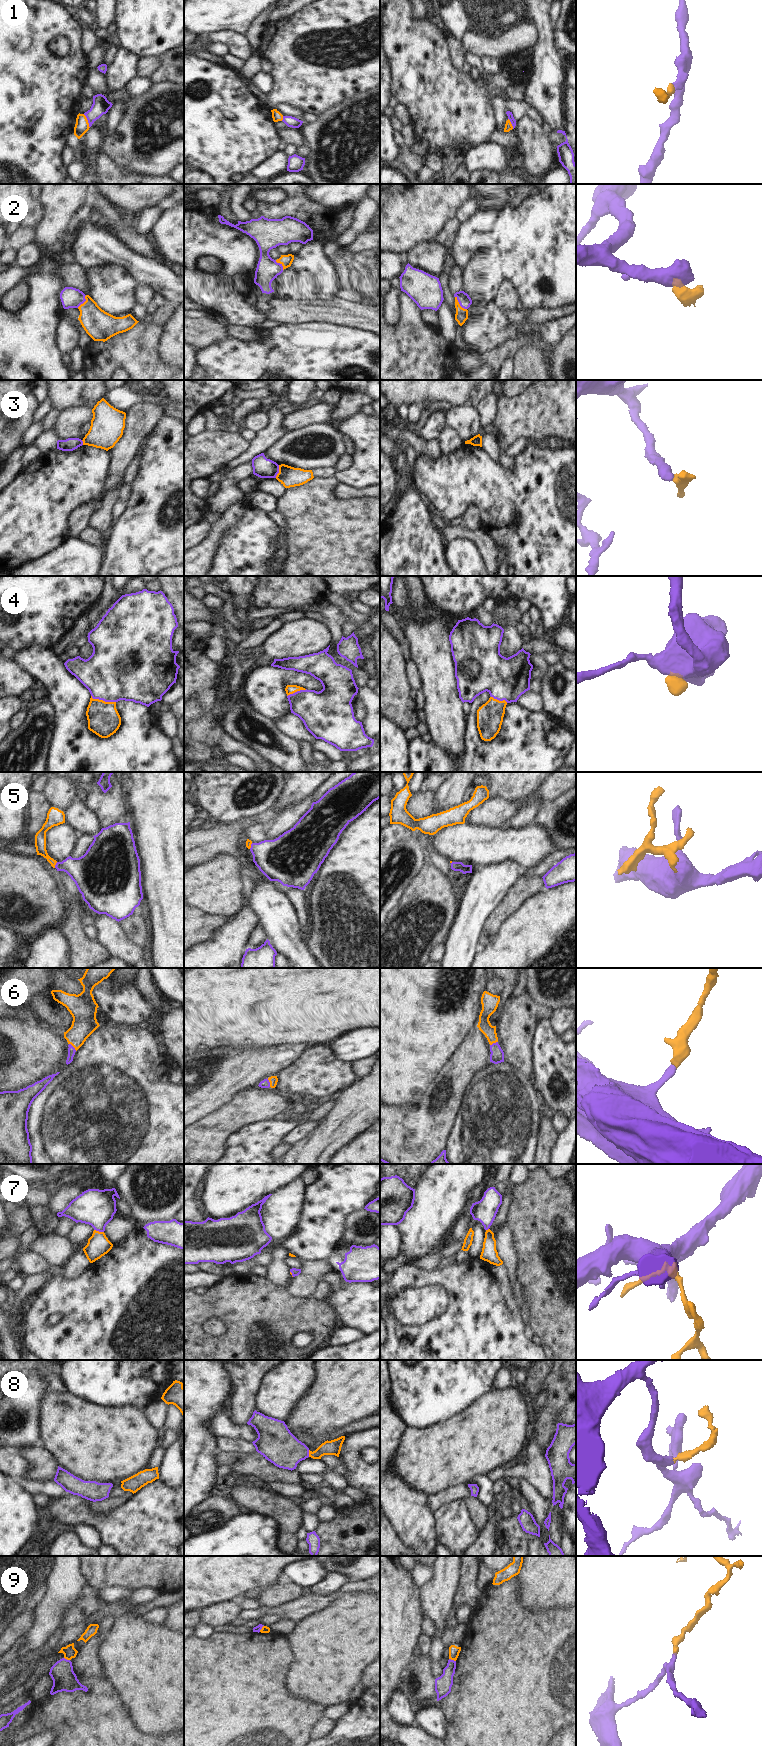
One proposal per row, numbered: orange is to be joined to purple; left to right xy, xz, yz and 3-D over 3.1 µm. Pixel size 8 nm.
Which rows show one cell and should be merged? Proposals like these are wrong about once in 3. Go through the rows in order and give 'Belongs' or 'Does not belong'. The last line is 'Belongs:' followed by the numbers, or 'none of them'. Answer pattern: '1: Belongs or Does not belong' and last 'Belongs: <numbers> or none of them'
1: Does not belong
2: Belongs
3: Does not belong
4: Belongs
5: Belongs
6: Belongs
7: Belongs
8: Belongs
9: Does not belong
Belongs: 2, 4, 5, 6, 7, 8

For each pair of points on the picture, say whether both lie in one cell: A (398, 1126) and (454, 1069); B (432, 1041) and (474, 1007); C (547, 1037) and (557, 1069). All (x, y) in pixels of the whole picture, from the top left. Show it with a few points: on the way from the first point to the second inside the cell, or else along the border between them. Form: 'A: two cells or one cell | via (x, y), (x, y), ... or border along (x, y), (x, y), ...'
A: one cell | via (418, 1150), (431, 1150), (441, 1140), (453, 1100)
B: one cell | via (442, 1031), (464, 1009)
C: one cell | via (548, 1045), (555, 1061)

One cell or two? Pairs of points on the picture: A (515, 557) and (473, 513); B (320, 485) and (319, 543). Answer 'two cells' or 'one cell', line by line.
A: two cells
B: one cell

